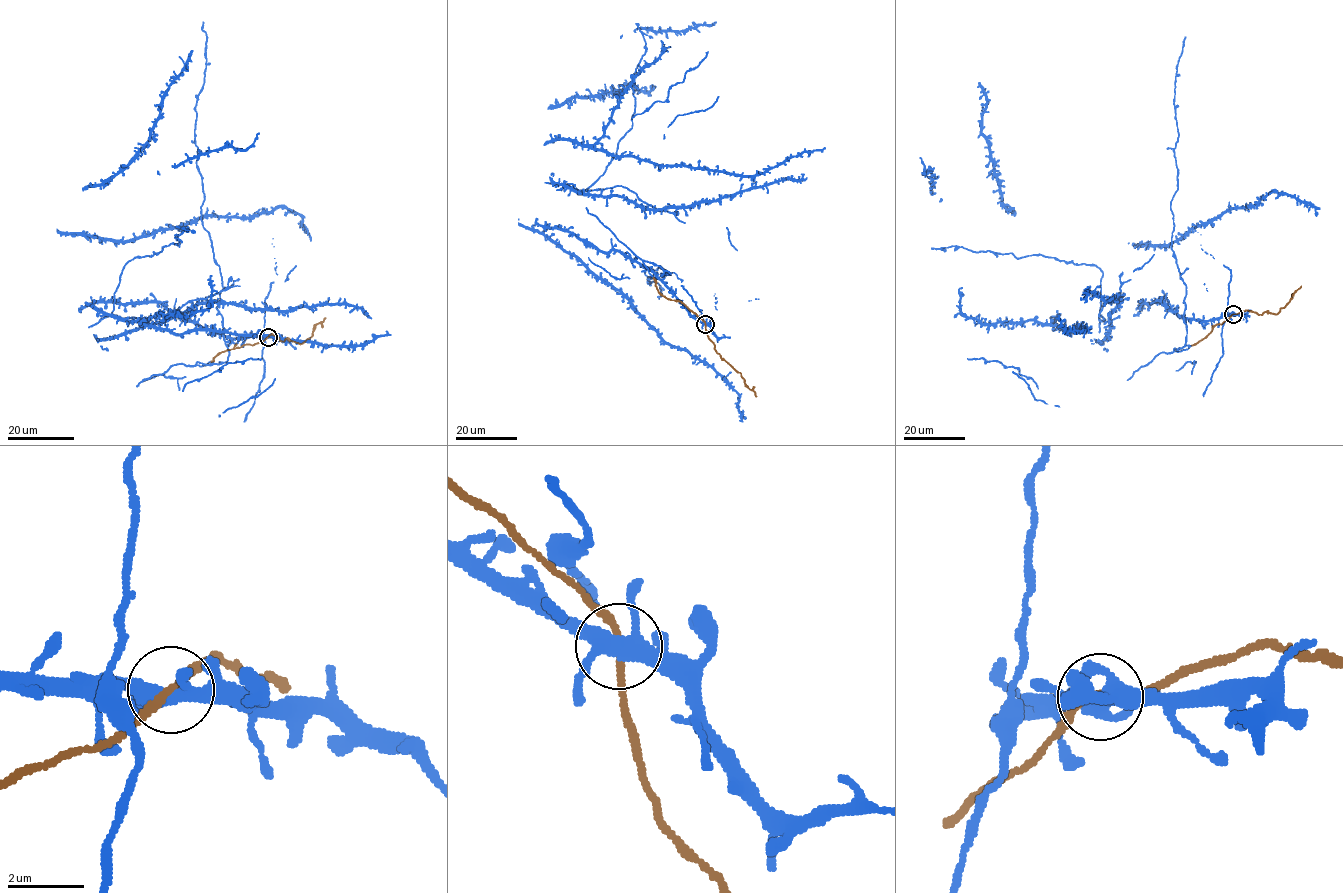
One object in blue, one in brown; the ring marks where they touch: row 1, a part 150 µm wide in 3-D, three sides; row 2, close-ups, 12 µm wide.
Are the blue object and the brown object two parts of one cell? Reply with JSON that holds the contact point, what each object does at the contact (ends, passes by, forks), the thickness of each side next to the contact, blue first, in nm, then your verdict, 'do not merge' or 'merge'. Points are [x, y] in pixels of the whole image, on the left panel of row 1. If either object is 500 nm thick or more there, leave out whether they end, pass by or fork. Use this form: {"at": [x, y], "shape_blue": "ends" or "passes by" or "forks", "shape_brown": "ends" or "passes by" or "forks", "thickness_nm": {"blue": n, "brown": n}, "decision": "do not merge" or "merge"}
{"at": [268, 337], "shape_blue": "forks", "shape_brown": "passes by", "thickness_nm": {"blue": 380, "brown": 170}, "decision": "merge"}

